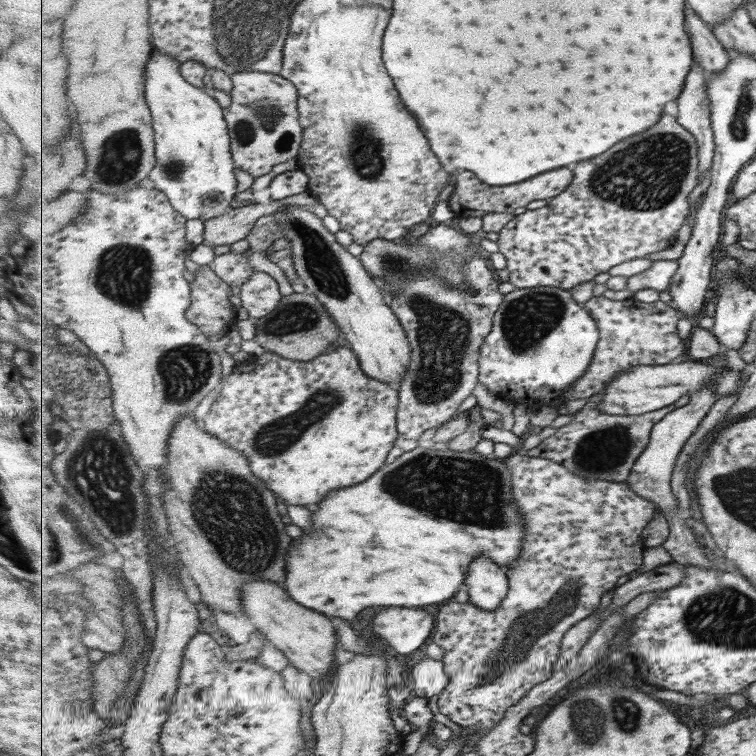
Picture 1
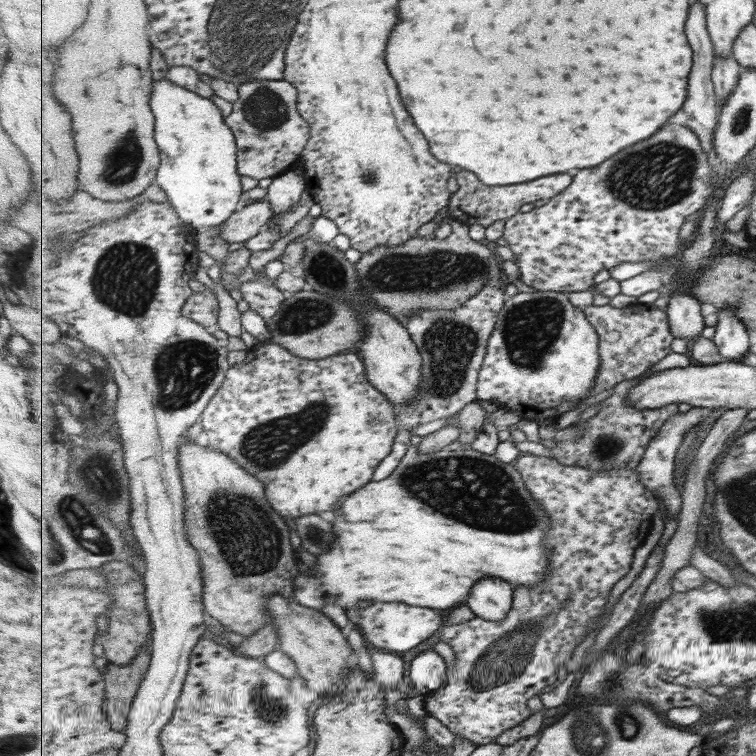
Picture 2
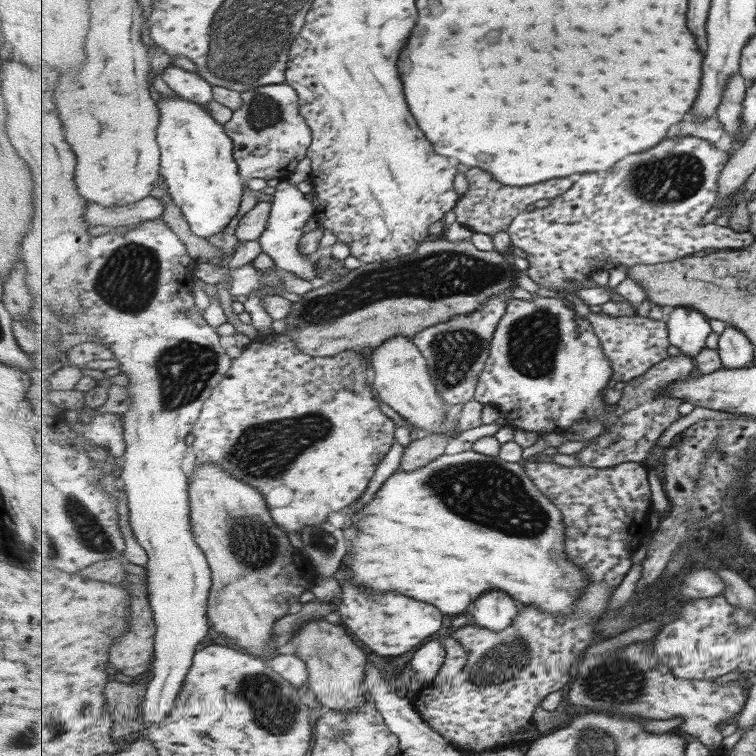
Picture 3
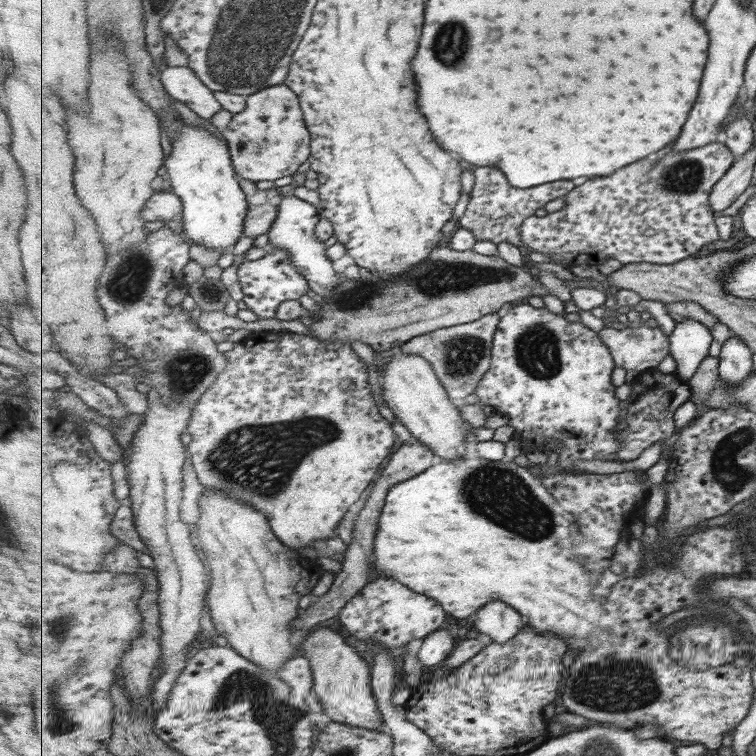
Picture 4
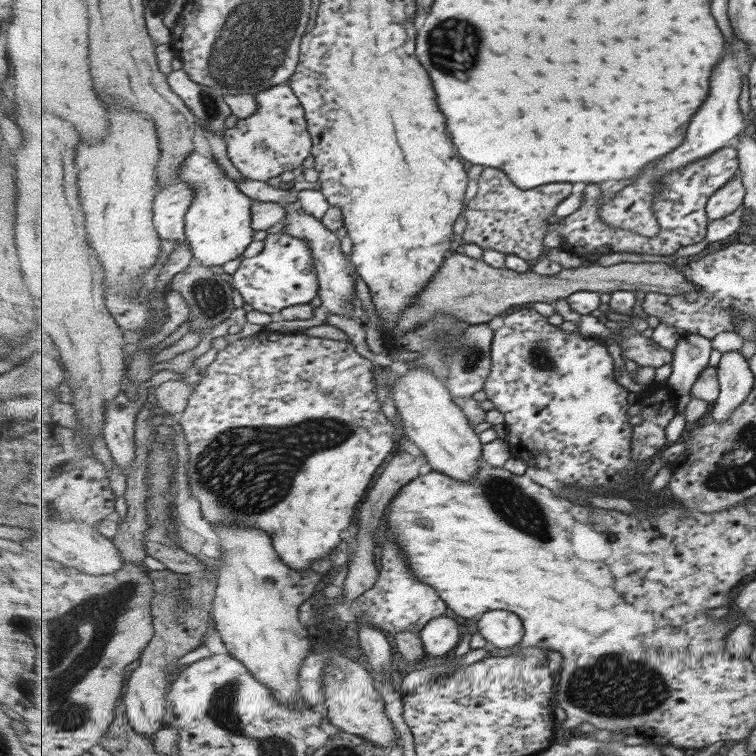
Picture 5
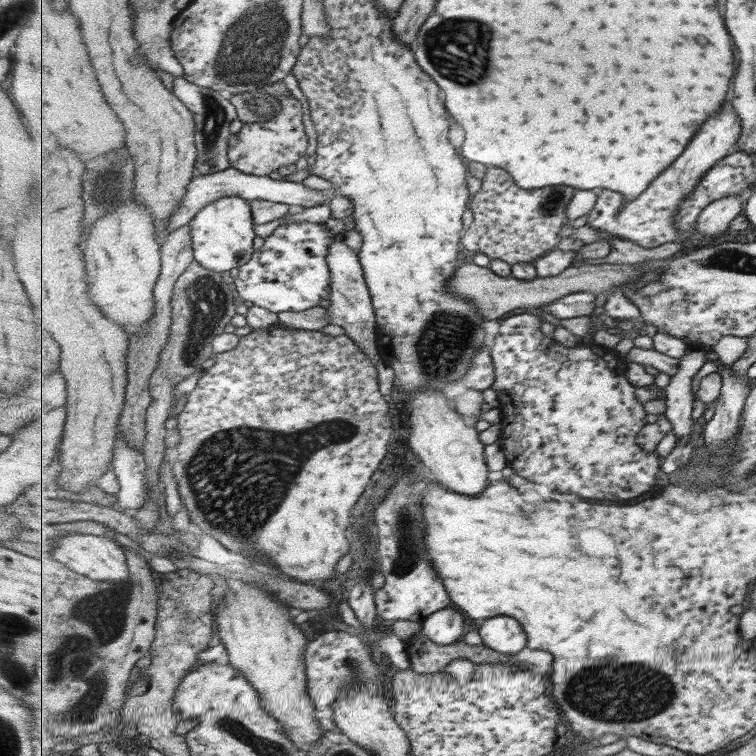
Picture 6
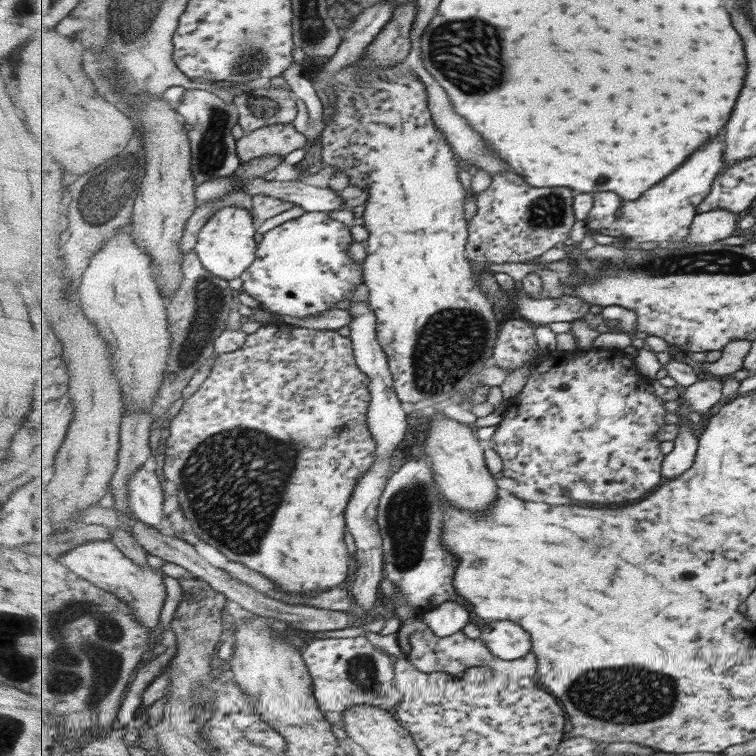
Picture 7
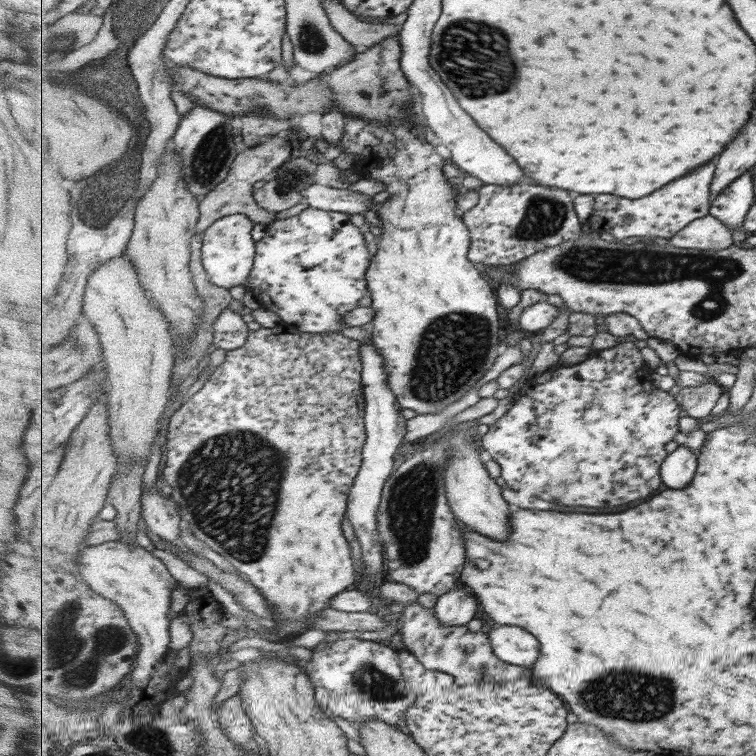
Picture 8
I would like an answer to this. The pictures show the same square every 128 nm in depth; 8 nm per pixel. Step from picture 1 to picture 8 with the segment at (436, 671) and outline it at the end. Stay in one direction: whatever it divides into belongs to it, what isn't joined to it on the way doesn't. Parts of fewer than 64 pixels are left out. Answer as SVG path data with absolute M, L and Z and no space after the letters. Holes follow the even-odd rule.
M452 590L437 598L434 609L445 626L461 626L477 616L479 602L463 590Z

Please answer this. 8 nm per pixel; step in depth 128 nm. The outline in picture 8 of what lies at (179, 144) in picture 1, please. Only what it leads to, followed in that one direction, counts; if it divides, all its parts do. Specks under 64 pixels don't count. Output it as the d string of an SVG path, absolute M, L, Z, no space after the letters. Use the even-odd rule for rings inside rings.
M232 214L216 220L203 233L202 262L213 284L229 290L249 281L258 250L258 242L251 236L254 224L247 215Z

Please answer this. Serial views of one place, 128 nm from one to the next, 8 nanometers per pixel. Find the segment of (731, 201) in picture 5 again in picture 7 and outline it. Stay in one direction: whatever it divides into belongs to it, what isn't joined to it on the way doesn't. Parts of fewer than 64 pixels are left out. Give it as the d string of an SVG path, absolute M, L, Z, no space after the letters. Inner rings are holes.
M715 209L697 213L691 224L690 234L681 242L715 244L733 236L737 230L737 216L729 209Z

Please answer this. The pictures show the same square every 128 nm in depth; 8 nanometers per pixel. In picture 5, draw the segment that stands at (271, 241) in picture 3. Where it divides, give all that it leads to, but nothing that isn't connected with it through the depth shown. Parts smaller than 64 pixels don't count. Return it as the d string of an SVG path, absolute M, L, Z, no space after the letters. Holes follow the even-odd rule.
M301 207L287 212L283 232L287 232L287 235L293 235L297 239L307 241L309 247L311 247L311 251L313 251L315 267L318 268L319 284L322 287L318 299L320 307L314 312L314 316L310 320L269 322L263 329L279 333L303 332L307 330L307 328L311 328L311 326L326 324L326 318L329 314L342 314L348 318L357 318L360 310L359 306L355 306L355 300L357 300L355 286L357 286L359 274L349 266L349 262L351 262L350 256L343 254L343 251L341 251L342 240L339 240L339 238L335 236L335 233L329 231L321 220L313 218L313 216L307 214Z

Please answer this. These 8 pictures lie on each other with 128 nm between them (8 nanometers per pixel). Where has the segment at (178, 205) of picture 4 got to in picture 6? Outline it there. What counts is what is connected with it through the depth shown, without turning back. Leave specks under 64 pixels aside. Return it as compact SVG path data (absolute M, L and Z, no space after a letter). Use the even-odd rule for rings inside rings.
M229 168L221 172L200 175L190 182L189 190L182 198L178 209L171 215L169 233L177 231L179 228L189 225L193 217L204 207L224 196L238 196L247 199L249 202L254 200L270 200L281 204L291 204L291 206L311 207L319 204L329 204L331 201L328 191L313 190L300 182L291 182L281 179L273 180L269 176L255 176L245 174L236 168Z

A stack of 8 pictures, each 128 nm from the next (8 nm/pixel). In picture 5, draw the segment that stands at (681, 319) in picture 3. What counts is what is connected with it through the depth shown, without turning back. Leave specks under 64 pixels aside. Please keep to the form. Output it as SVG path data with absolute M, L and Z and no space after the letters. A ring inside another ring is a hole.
M700 334L681 335L674 348L673 371L668 386L674 390L677 413L685 412L691 402L692 388L699 375L709 367L713 352L712 340Z

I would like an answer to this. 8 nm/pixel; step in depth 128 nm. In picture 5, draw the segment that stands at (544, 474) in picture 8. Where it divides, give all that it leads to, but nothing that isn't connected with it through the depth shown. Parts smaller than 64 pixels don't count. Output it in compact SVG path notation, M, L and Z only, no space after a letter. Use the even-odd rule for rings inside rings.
M518 309L505 315L502 322L503 325L494 331L492 370L487 377L484 392L488 400L494 404L494 408L504 415L504 423L509 427L504 439L510 444L513 458L520 458L527 466L546 469L562 485L575 485L582 489L601 492L601 495L605 495L605 492L623 493L624 488L639 484L643 468L649 461L643 462L633 457L634 426L629 425L629 400L627 400L629 391L615 380L615 362L604 340L583 336L577 329L572 332L561 330L559 325L553 326L547 317L534 309Z

